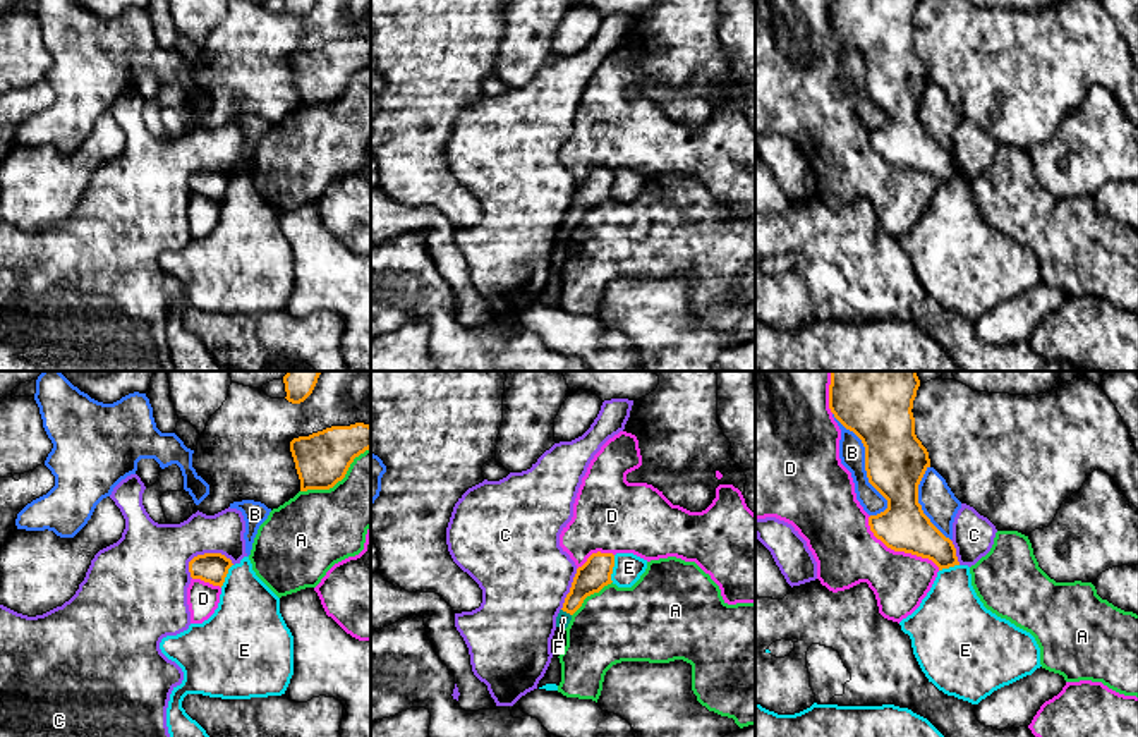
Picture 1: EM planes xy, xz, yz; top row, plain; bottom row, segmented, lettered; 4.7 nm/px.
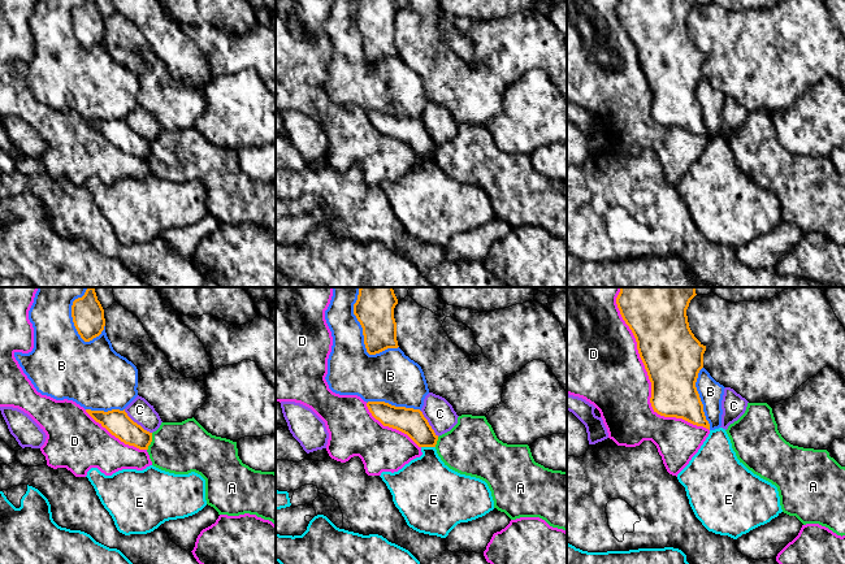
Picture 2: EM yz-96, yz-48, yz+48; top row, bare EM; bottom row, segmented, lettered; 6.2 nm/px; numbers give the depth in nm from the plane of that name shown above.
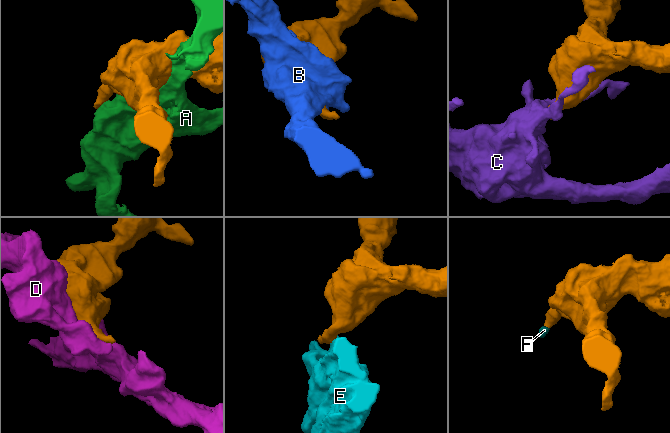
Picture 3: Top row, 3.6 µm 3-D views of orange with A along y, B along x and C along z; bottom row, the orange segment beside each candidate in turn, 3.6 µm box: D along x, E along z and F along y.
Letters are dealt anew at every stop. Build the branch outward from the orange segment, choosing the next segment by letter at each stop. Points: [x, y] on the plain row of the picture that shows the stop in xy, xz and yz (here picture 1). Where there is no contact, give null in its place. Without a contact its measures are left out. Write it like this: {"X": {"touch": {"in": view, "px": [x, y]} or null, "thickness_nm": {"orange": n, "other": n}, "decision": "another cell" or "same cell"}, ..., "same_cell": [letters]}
{"A": {"touch": {"in": "xy", "px": [338, 95]}, "thickness_nm": {"orange": 260, "other": 360}, "decision": "another cell"}, "B": {"touch": {"in": "yz", "px": [865, 79]}, "thickness_nm": {"orange": 300, "other": 130}, "decision": "another cell"}, "C": {"touch": {"in": "xy", "px": [206, 169]}, "thickness_nm": {"orange": 140, "other": 340}, "decision": "another cell"}, "D": {"touch": {"in": "yz", "px": [898, 165]}, "thickness_nm": {"orange": 240, "other": 300}, "decision": "another cell"}, "E": {"touch": {"in": "xz", "px": [611, 184]}, "thickness_nm": {"orange": 150, "other": 140}, "decision": "another cell"}, "F": {"touch": {"in": "xz", "px": [567, 227]}, "thickness_nm": {"orange": 150, "other": 70}, "decision": "same cell"}, "same_cell": ["F"]}

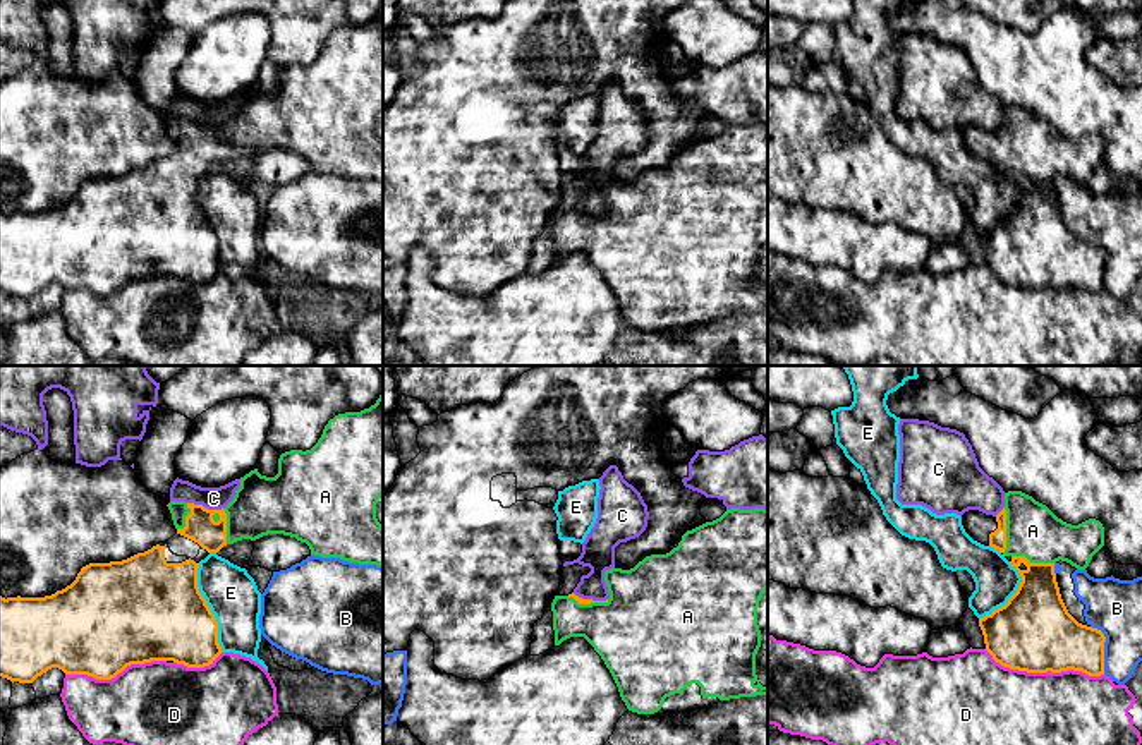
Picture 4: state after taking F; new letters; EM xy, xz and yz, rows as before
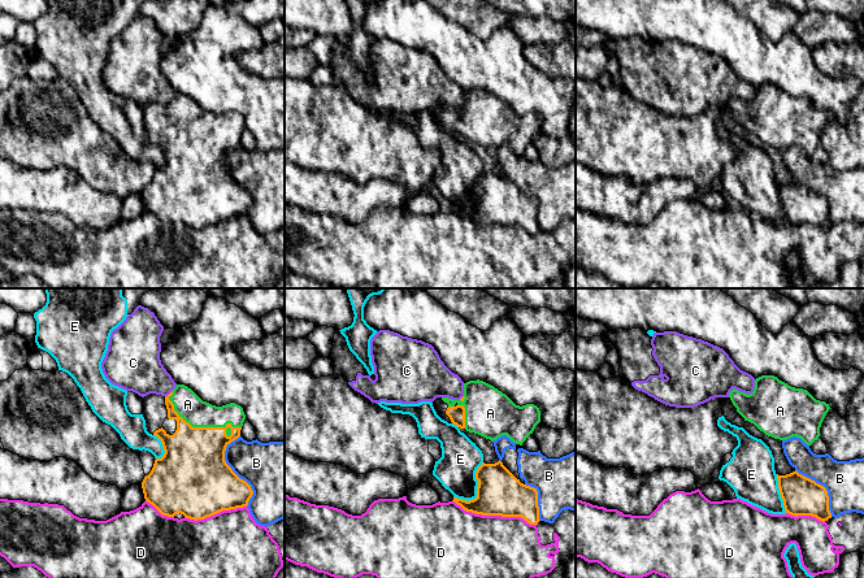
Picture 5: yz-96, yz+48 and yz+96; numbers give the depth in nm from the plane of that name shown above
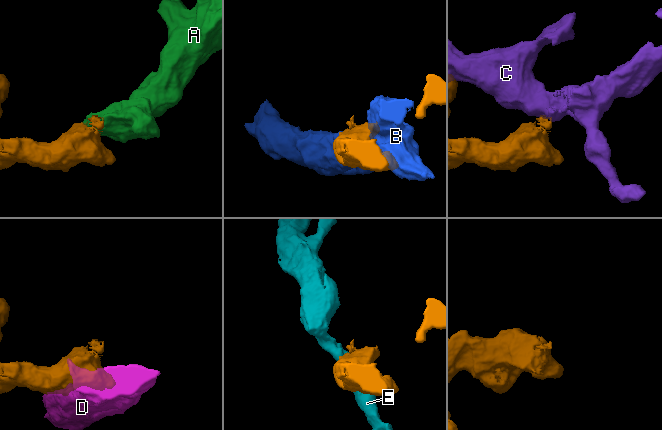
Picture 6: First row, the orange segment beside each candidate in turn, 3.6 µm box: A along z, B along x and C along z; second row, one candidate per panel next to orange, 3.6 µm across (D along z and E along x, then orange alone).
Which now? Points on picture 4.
{"A": {"touch": {"in": "yz", "px": [1005, 146]}, "thickness_nm": {"orange": 80, "other": 260}, "decision": "same cell"}, "B": {"touch": {"in": "yz", "px": [1103, 263]}, "thickness_nm": {"orange": 300, "other": 260}, "decision": "another cell"}, "C": {"touch": {"in": "xy", "px": [203, 122]}, "thickness_nm": {"orange": 140, "other": 110}, "decision": "another cell"}, "D": {"touch": {"in": "yz", "px": [1044, 287]}, "thickness_nm": {"orange": 380, "other": 500}, "decision": "another cell"}, "E": {"touch": {"in": "xy", "px": [208, 224]}, "thickness_nm": {"orange": 460, "other": 240}, "decision": "another cell"}, "same_cell": ["A"]}

